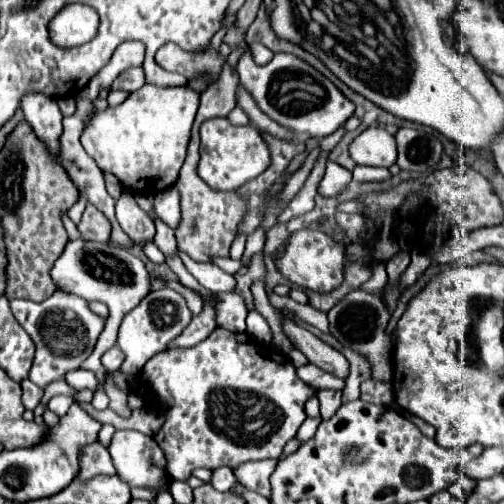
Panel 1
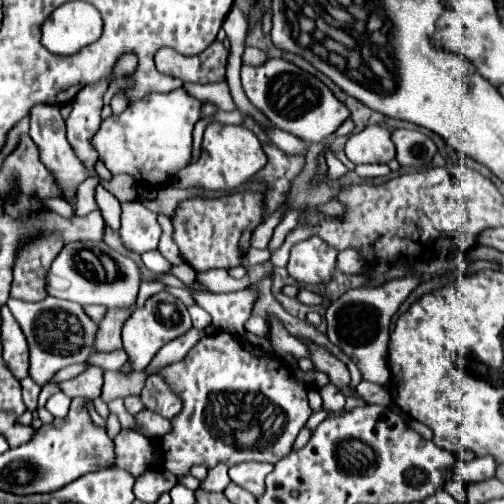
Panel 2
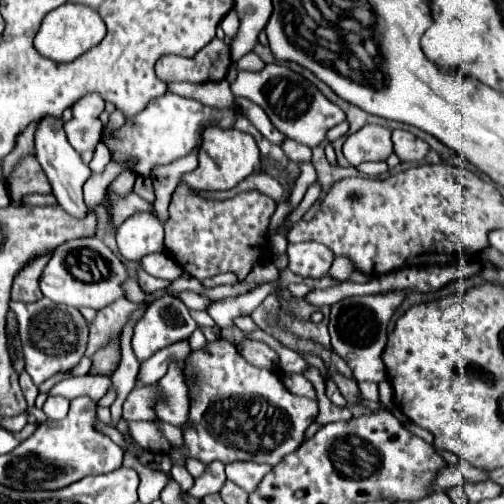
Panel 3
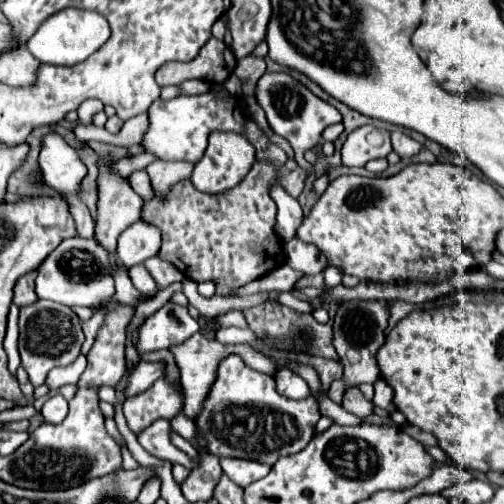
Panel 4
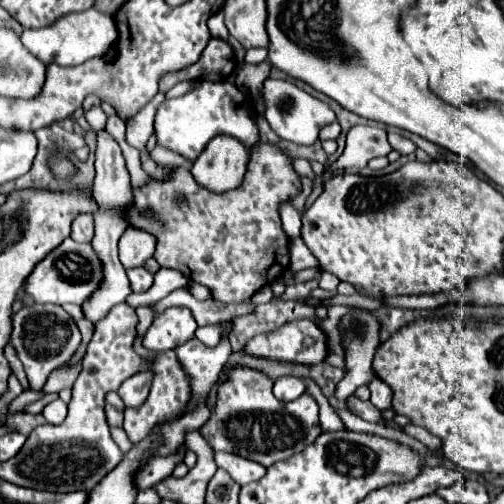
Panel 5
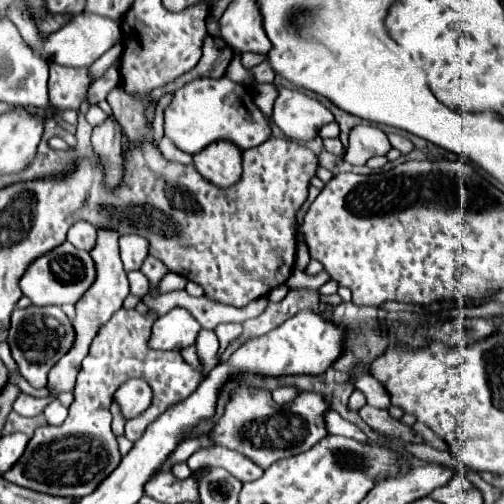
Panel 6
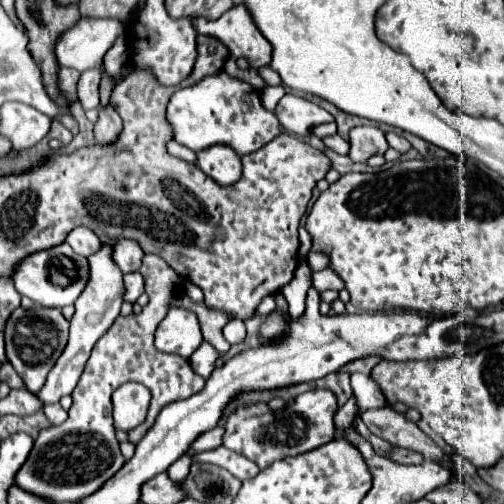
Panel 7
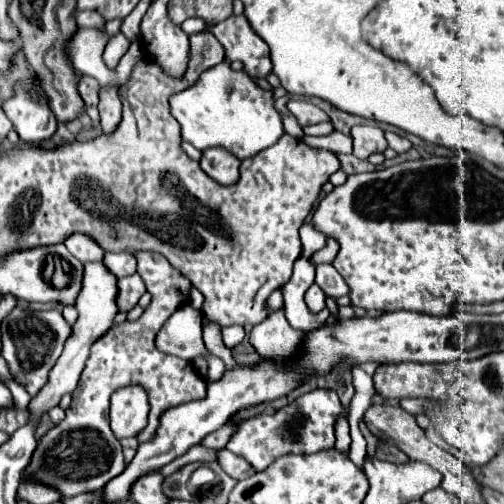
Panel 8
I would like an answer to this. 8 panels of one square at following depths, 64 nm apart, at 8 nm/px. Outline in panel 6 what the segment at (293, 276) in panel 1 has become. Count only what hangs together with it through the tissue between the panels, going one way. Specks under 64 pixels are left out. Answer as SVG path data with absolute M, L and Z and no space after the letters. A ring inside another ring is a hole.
M298 240L298 250L296 250L296 268L298 268L298 270L306 270L308 262L310 262L308 246L306 246L302 240Z

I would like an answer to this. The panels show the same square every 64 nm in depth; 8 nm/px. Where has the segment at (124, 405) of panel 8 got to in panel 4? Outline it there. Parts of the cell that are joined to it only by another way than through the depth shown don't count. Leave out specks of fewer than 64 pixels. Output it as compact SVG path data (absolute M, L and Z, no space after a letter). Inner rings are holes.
M138 362L138 366L134 368L134 372L128 376L128 382L124 386L124 396L132 398L136 394L146 392L164 372L164 364L162 362Z

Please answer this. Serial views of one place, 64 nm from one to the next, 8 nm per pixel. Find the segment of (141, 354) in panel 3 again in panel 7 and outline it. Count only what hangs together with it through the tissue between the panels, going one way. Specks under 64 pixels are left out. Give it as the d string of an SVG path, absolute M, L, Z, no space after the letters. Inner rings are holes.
M172 308L156 330L156 348L160 352L178 354L186 360L202 344L198 316L186 308Z

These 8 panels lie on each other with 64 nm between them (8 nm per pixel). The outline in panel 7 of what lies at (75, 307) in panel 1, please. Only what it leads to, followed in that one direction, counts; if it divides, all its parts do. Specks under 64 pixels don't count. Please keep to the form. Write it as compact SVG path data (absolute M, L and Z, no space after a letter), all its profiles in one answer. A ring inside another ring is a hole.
M34 306L30 310L16 308L4 328L4 340L6 340L6 358L18 372L18 376L24 380L26 388L36 394L52 370L52 364L60 358L60 352L64 350L64 344L68 342L68 320L62 316L58 308L44 308Z

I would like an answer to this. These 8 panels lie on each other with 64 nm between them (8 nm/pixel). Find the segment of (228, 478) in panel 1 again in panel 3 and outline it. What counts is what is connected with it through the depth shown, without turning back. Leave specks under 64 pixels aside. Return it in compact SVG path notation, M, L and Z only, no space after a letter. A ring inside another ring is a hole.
M214 460L212 464L206 464L206 470L204 470L202 476L194 478L194 484L192 484L192 488L186 494L192 496L192 498L196 498L196 500L202 500L208 494L220 492L220 488L222 488L224 482L226 482L224 464L218 462L218 460Z

